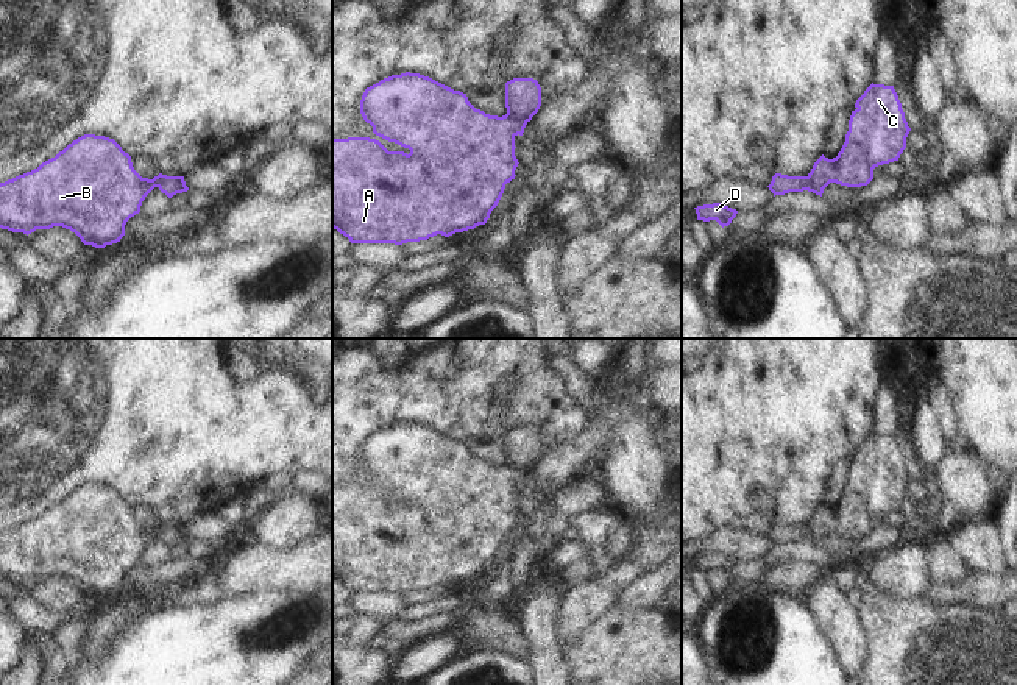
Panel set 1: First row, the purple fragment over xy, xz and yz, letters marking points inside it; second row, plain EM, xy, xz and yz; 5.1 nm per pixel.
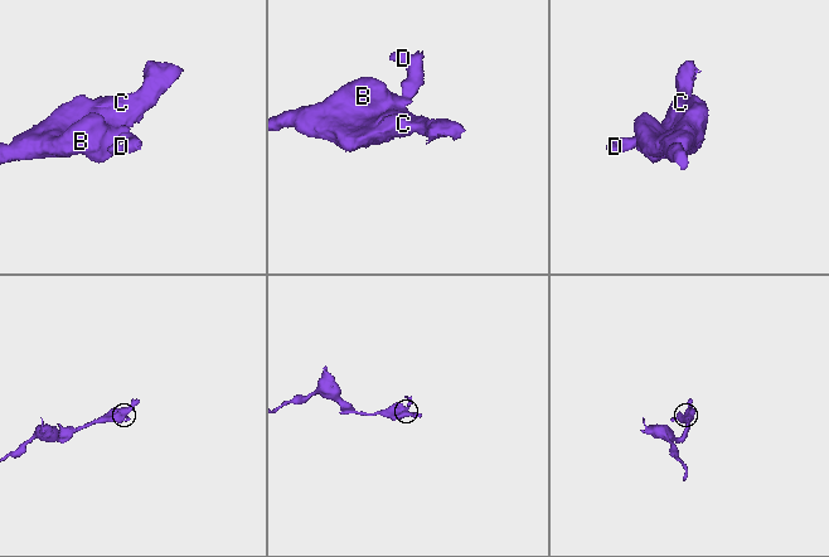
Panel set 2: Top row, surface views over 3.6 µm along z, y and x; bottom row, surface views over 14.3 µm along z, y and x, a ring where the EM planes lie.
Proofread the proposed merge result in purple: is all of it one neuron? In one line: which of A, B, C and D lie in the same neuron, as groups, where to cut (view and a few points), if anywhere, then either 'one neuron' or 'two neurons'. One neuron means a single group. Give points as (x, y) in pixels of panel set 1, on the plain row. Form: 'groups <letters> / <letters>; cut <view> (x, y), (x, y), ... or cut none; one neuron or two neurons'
groups A B C / D; cut xz (507, 462), (526, 472); two neurons

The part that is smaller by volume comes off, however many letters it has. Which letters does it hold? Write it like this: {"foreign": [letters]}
{"foreign": ["D"]}

